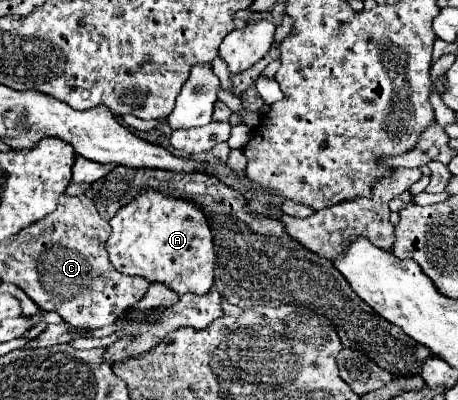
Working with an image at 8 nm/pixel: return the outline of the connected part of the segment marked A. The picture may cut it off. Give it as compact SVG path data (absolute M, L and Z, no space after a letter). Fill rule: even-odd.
M142 188L130 204L122 206L116 216L110 220L112 232L106 242L108 256L112 266L130 276L140 276L146 278L148 282L164 282L178 294L206 294L214 282L214 238L208 226L208 220L202 212L202 208L190 200L184 198L172 198L166 196L154 188Z

